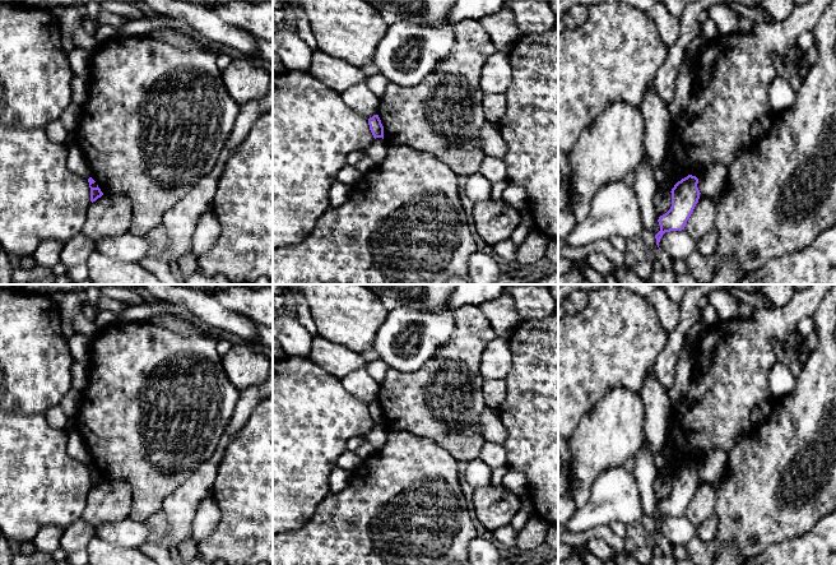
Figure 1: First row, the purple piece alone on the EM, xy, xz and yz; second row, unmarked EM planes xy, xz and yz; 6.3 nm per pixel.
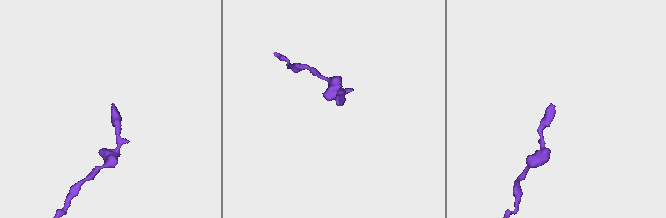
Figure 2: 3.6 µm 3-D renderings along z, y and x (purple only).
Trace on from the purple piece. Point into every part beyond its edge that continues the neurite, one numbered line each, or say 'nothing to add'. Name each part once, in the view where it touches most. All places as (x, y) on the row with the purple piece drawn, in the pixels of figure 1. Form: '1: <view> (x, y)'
nothing to add

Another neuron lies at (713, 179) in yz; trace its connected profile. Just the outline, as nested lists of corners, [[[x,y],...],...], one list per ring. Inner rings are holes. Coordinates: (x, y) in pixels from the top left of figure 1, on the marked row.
[[[721,162],[710,163],[698,177],[697,187],[703,196],[717,196],[726,182],[728,165]]]

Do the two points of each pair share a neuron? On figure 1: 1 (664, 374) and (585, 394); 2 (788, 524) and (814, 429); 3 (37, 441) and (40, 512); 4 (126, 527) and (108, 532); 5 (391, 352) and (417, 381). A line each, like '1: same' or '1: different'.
1: different
2: same
3: same
4: same
5: different

